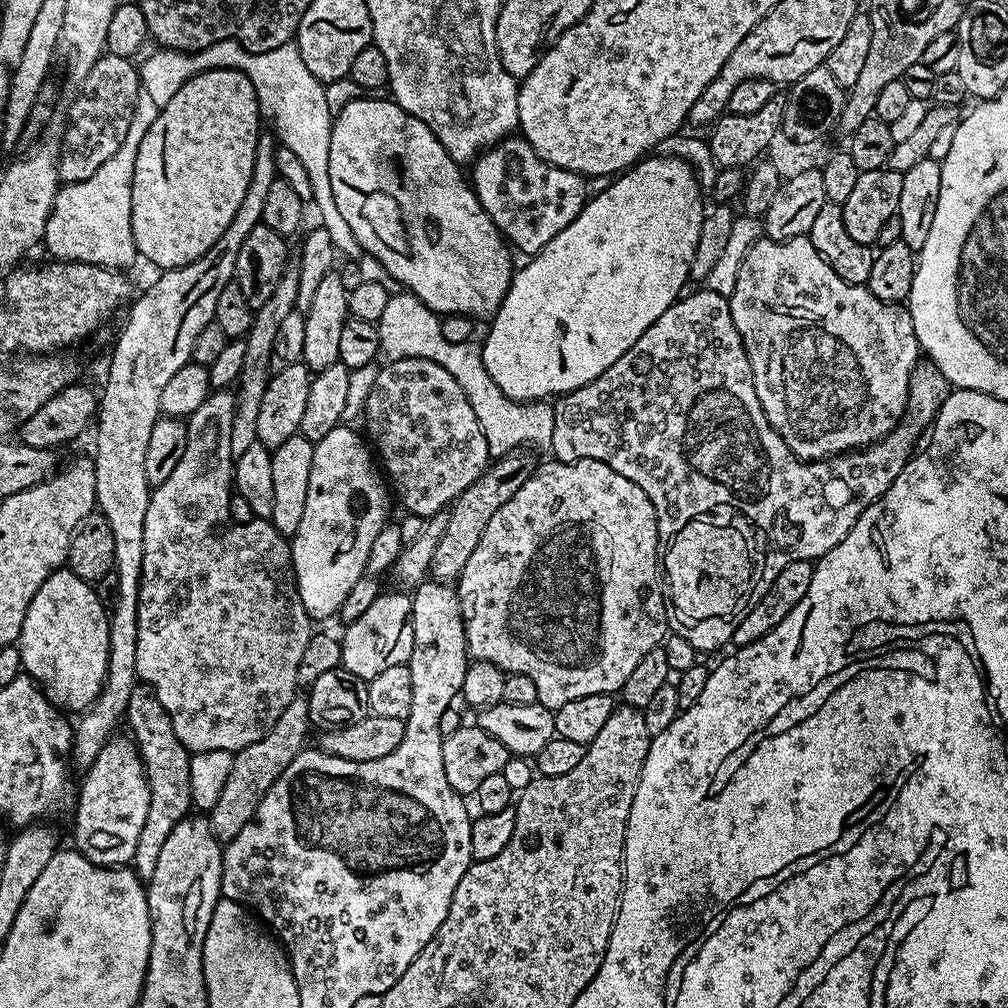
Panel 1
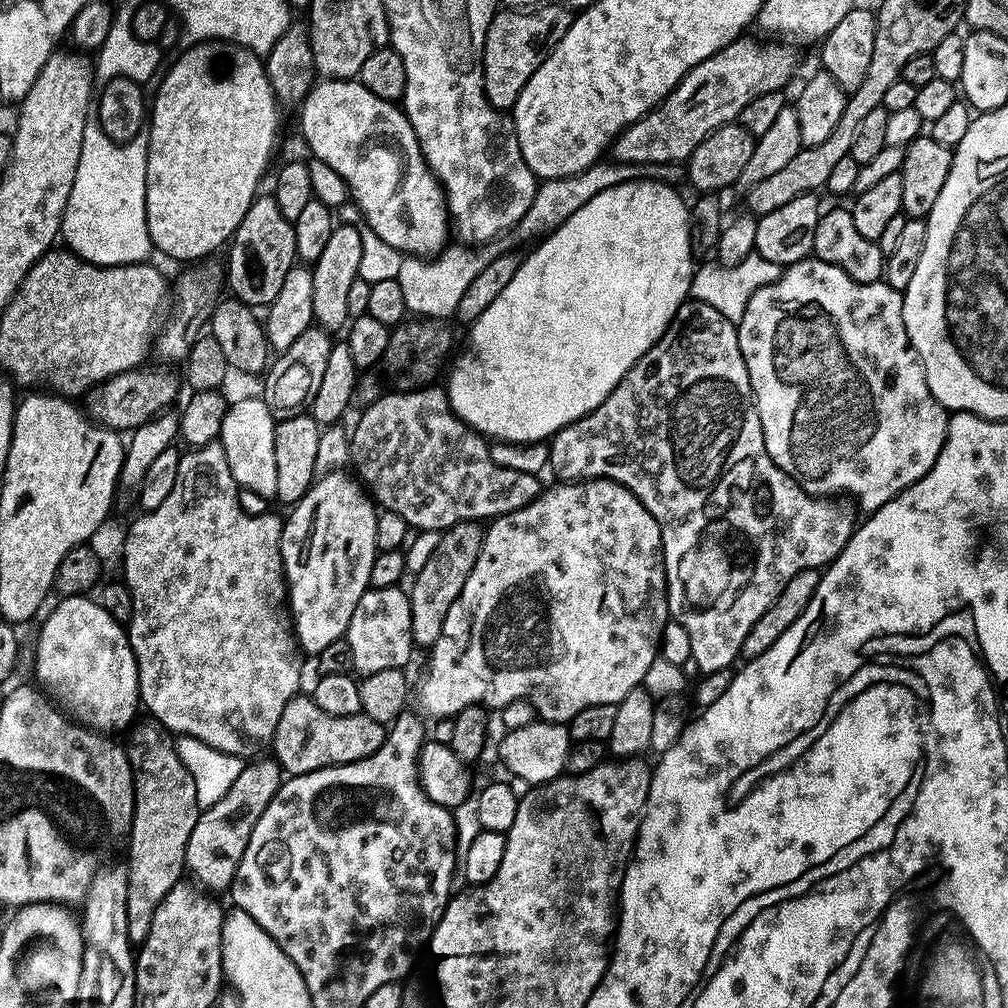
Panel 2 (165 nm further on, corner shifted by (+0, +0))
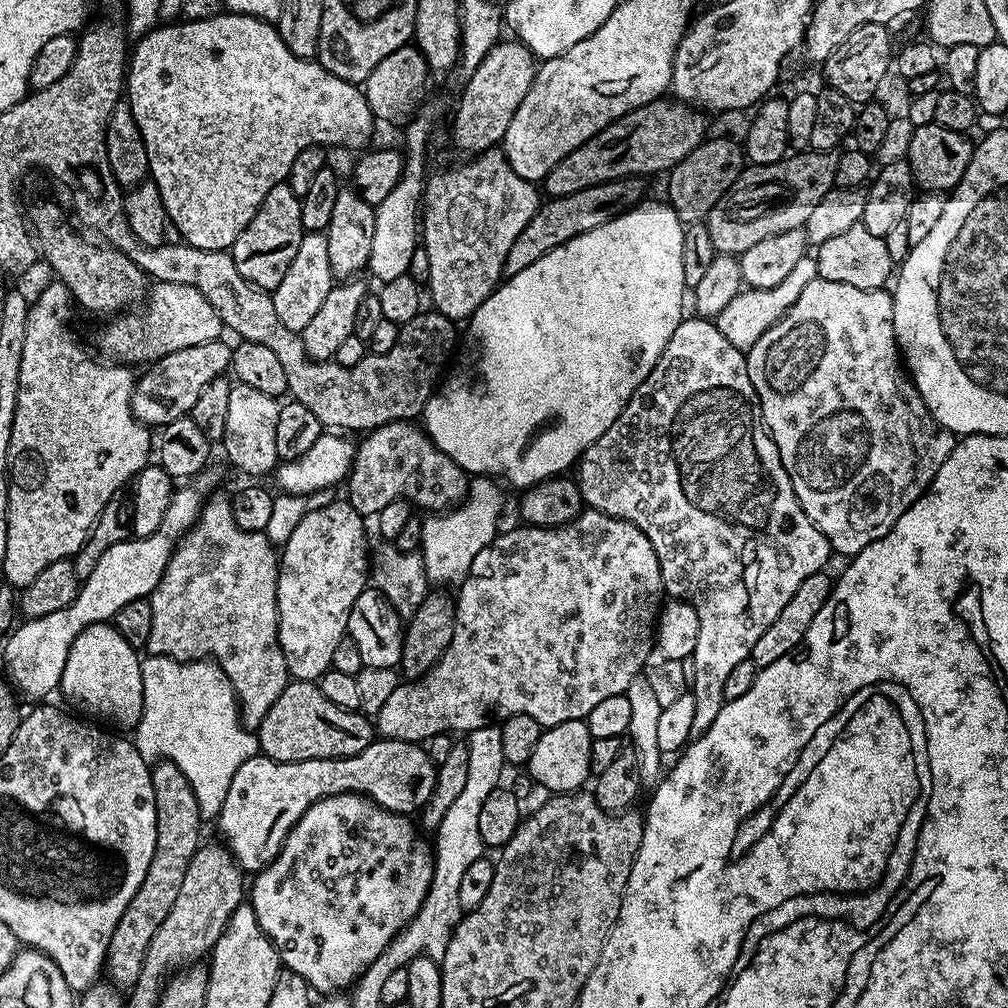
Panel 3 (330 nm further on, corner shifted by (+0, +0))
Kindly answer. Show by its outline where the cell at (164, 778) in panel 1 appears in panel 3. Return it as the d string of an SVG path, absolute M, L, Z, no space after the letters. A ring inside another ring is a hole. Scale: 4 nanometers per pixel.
M169 760L153 763L151 769L156 803L154 858L150 862L150 870L146 870L146 878L142 878L142 886L138 886L138 892L134 898L130 898L130 906L126 906L122 918L118 918L118 926L110 938L108 956L103 965L106 972L113 976L111 979L115 987L121 990L130 990L138 982L150 938L154 938L154 934L158 934L158 926L166 922L166 914L170 914L170 906L174 906L178 890L182 890L186 866L190 866L190 858L194 858L202 843L198 798L194 798L194 790L190 782L186 782L186 774L182 774L182 770L178 770L178 766Z

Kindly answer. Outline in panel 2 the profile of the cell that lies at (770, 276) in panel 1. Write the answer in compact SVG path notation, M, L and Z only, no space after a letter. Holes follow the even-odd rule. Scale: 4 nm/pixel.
M809 258L797 264L787 265L774 282L762 286L746 302L746 314L738 321L736 329L740 353L746 362L746 370L752 387L752 397L756 400L758 418L766 442L766 450L771 460L778 465L802 490L811 496L831 497L831 492L849 492L856 499L864 514L877 512L886 502L890 502L902 490L906 490L918 478L922 478L934 466L948 433L949 413L937 400L930 399L928 383L922 362L913 350L906 334L904 321L904 297L888 284L860 284L850 278L838 266L827 264L825 260Z

